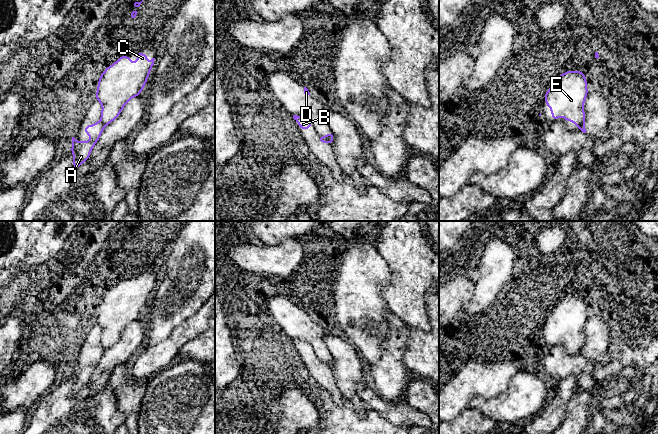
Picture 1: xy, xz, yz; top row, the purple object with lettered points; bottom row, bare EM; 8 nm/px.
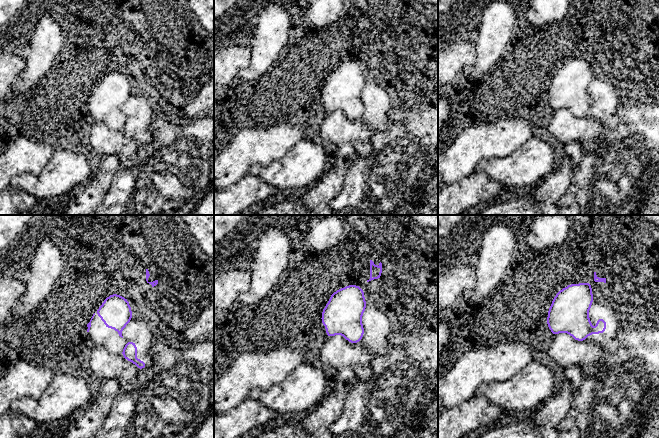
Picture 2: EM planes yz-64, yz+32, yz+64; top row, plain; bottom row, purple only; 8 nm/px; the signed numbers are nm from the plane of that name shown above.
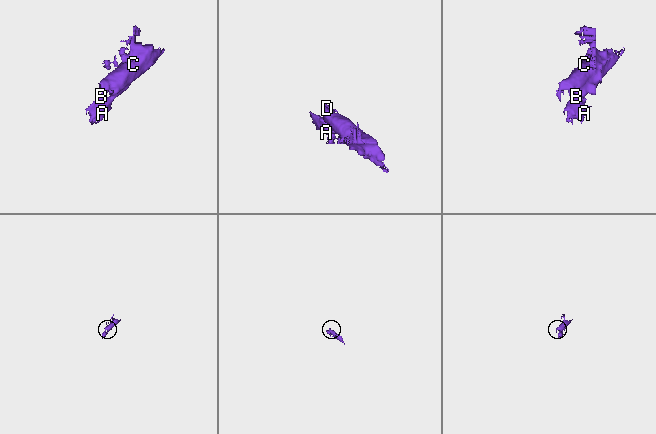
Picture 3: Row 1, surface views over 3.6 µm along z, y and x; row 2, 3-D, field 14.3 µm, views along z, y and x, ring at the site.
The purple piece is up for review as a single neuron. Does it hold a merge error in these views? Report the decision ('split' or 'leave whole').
split

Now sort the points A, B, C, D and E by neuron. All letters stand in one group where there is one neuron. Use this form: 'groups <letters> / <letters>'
groups A B / C D E

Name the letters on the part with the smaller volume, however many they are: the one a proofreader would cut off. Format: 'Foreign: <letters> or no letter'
Foreign: A, B

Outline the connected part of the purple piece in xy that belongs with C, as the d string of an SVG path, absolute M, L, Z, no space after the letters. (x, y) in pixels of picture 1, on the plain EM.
M137 276L139 283L135 287L130 286L128 279L120 281L113 289L107 290L106 295L101 297L96 316L96 323L102 328L101 346L110 348L121 337L125 328L133 321L139 320L153 292L155 282L147 286L147 278Z

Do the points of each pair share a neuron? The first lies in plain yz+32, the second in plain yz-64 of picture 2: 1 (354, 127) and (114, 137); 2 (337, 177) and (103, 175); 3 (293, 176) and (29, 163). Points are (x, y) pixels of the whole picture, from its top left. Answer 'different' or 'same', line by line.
1: same
2: same
3: different

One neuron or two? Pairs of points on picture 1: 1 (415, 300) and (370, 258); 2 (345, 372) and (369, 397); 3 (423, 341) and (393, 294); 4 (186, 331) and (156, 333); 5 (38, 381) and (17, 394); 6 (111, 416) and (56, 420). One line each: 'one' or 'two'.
1: two
2: two
3: two
4: two
5: one
6: one

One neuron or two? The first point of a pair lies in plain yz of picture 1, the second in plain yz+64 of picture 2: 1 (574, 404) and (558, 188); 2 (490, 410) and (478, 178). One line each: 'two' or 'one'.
1: two
2: two

